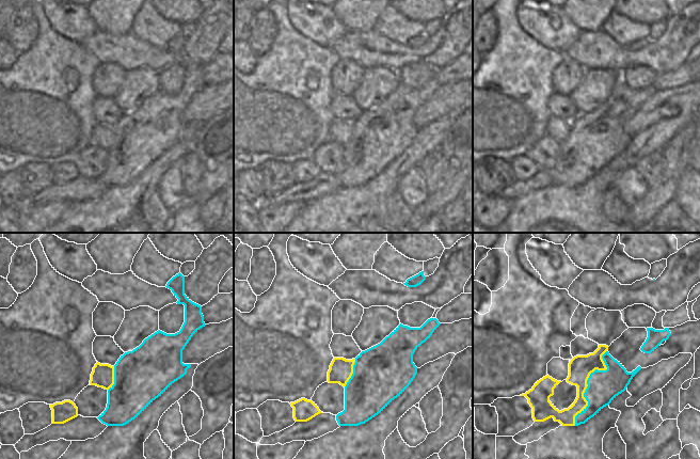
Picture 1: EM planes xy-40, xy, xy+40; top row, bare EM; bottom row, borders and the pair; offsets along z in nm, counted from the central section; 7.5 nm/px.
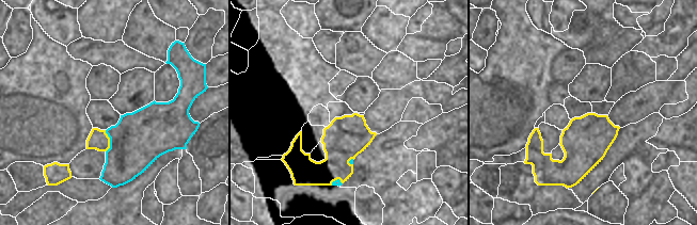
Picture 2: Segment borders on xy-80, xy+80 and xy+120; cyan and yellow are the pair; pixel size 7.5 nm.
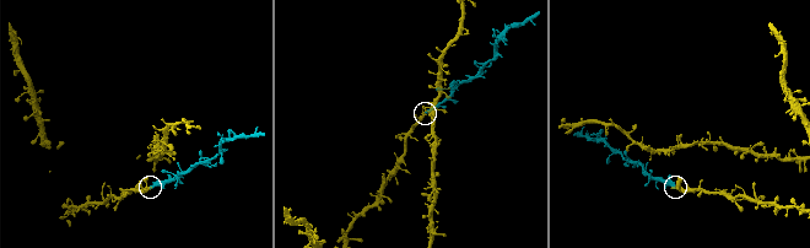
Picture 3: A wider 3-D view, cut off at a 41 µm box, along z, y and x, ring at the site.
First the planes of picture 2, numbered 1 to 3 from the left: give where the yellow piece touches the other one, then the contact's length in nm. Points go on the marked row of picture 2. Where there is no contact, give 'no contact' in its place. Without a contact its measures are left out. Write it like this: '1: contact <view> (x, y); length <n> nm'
1: contact xy-80 (110, 141); length 170 nm
2: contact xy+80 (335, 180); length 90 nm
3: no contact

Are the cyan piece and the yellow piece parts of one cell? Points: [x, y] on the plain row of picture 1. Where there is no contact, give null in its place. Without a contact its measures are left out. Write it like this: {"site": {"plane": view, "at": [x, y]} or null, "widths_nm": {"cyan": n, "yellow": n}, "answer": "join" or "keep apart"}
{"site": {"plane": "xy+40", "at": [587, 143]}, "widths_nm": {"cyan": 240, "yellow": 180}, "answer": "join"}

